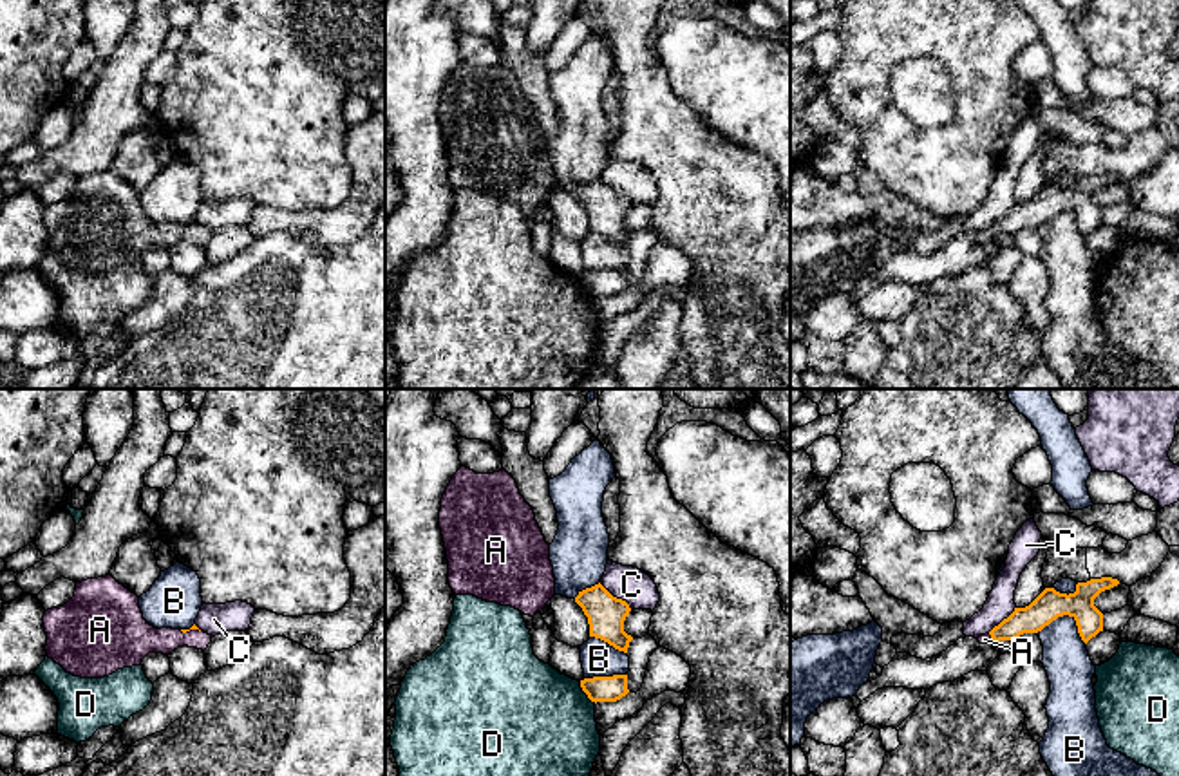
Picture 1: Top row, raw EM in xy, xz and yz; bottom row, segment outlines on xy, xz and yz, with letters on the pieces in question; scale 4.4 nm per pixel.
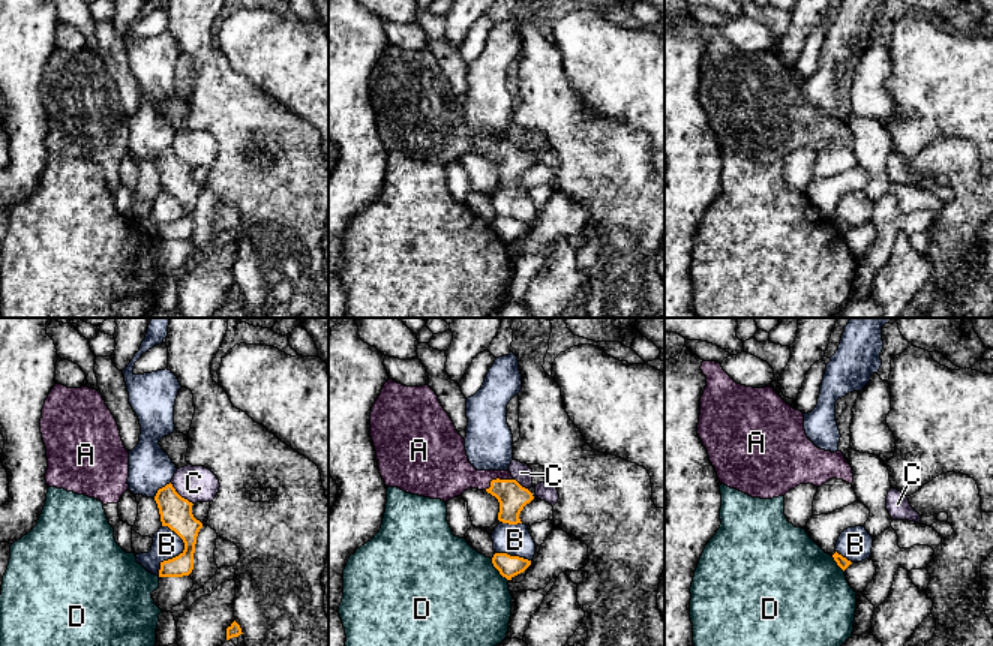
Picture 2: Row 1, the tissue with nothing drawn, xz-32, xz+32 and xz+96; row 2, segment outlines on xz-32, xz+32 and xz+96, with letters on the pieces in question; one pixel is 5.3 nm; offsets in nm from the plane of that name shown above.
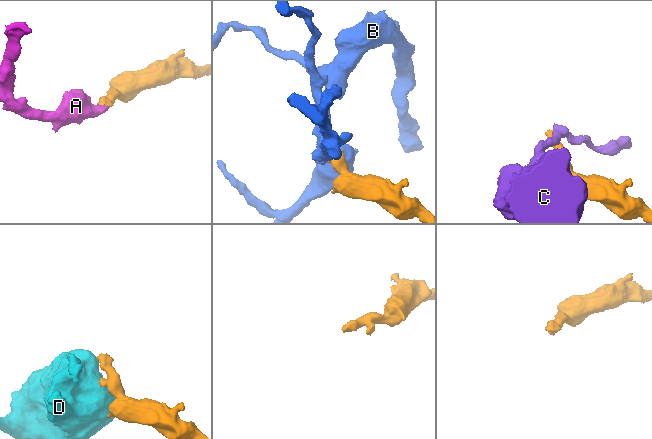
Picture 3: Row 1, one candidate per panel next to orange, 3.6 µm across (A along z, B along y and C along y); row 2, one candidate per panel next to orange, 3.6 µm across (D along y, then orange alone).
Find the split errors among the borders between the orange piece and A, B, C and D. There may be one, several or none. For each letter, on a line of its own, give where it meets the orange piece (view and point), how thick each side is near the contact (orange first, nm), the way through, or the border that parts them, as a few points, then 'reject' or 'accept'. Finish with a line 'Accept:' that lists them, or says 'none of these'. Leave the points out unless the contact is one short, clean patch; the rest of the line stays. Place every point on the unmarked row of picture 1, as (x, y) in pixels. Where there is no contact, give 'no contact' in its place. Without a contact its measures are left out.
A: meets orange in xy at (190, 223); 20 nm thick on the orange side, 170 nm on the other; runs through xy (194, 221), (190, 223), (181, 232), (136, 232); accept
B: meets orange in yz at (1067, 208); 140 nm thick on the orange side, 200 nm on the other; reject
C: meets orange in xz at (615, 192); 170 nm thick on the orange side, 160 nm on the other; border along xz (599, 178), (631, 203); reject
D: meets orange in xz at (584, 286); 110 nm thick on the orange side, 480 nm on the other; border along xz (579, 277), (581, 284), (595, 297); reject
Accept: A

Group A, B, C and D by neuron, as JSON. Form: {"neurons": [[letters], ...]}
{"neurons": [["A"], ["B"], ["C"], ["D"]]}

